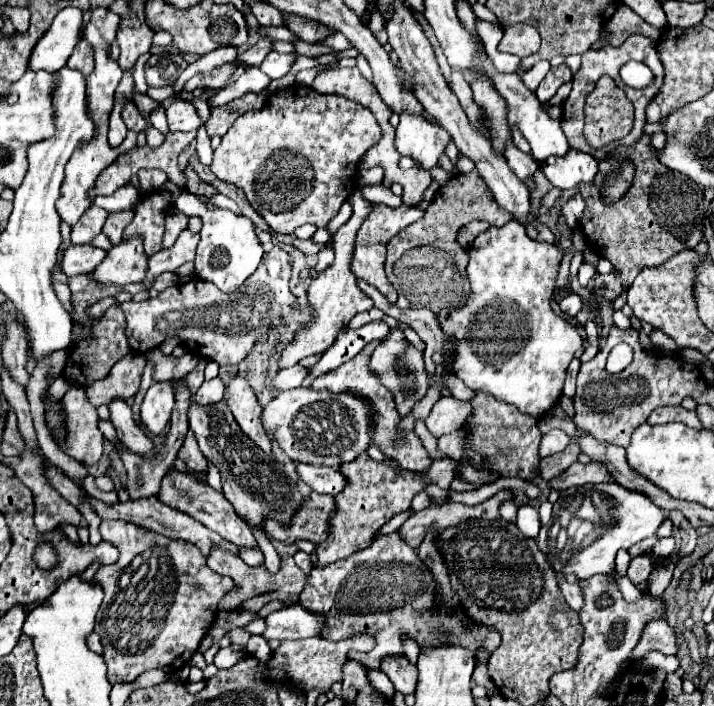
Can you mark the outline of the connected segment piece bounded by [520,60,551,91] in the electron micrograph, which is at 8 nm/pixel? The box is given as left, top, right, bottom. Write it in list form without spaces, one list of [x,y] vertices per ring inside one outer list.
[[[541,60],[536,63],[531,69],[520,74],[523,83],[531,91],[535,91],[541,80],[546,76],[551,69],[551,64],[547,60]]]

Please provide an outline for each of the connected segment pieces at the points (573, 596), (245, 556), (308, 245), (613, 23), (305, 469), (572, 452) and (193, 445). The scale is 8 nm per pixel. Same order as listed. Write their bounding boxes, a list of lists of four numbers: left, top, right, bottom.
[[559,574,583,612],[240,546,264,566],[285,238,321,256],[607,4,663,46],[297,464,345,496],[541,438,577,480],[177,430,207,472]]

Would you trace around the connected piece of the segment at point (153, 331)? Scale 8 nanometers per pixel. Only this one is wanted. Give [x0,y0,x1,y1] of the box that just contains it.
[121,244,297,366]

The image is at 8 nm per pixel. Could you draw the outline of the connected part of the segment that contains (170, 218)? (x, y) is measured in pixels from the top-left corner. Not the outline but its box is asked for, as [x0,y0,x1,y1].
[163,212,187,248]

